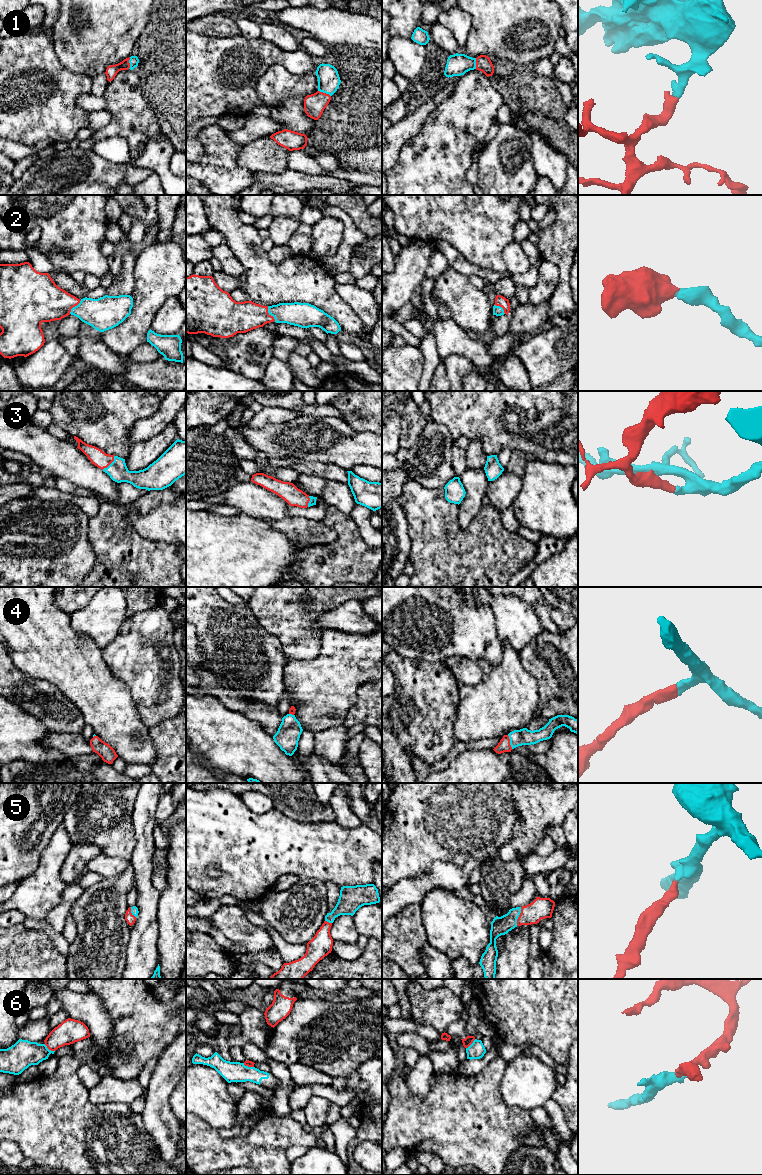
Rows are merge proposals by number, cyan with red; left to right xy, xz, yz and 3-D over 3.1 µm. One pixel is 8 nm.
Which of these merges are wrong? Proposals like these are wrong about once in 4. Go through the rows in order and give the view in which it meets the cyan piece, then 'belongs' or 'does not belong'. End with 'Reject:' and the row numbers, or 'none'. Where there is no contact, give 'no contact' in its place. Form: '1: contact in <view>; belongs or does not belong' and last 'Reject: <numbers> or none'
1: contact in xz; belongs
2: contact in xz; belongs
3: contact in xy; belongs
4: contact in yz; belongs
5: contact in yz; belongs
6: contact in xy; does not belong
Reject: 6

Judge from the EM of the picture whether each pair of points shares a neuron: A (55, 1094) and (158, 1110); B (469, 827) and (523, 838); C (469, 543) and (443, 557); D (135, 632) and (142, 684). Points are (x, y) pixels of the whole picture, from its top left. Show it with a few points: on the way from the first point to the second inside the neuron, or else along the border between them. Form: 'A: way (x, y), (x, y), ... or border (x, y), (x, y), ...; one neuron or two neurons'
A: border (141, 1115), (143, 1127), (151, 1137); two neurons
B: border (516, 813), (512, 835), (496, 854); two neurons
C: way (463, 549), (455, 550), (449, 556); one neuron
D: way (142, 645), (142, 671); one neuron

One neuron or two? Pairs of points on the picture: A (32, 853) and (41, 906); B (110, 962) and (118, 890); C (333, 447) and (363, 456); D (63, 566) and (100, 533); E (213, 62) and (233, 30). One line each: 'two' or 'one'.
A: two
B: one
C: one
D: two
E: two

